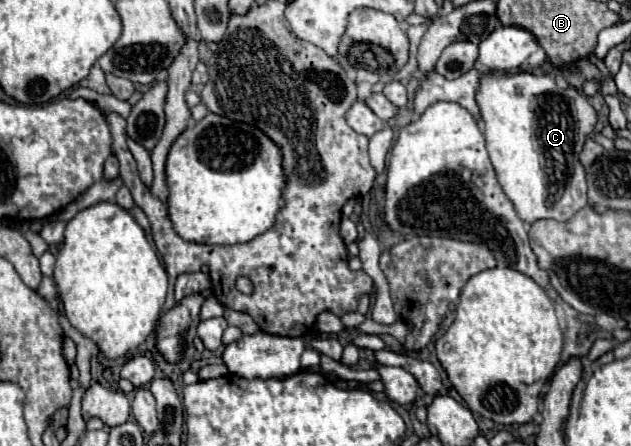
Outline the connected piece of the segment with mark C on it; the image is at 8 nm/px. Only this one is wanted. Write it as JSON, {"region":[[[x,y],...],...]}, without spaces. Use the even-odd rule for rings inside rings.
{"region":[[[485,73],[477,91],[477,103],[487,137],[487,151],[495,167],[497,179],[505,195],[515,205],[517,215],[529,225],[539,219],[569,221],[577,211],[587,205],[587,175],[583,165],[579,163],[579,153],[587,135],[595,127],[597,115],[587,97],[573,87],[567,87],[565,91],[555,89],[557,85],[549,75]]]}

